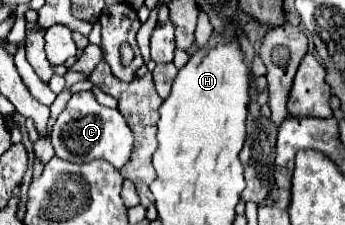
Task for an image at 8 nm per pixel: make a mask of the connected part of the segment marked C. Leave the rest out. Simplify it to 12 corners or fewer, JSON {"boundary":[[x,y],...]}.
{"boundary":[[75,93],[57,117],[55,155],[121,169],[133,133],[117,109]]}

